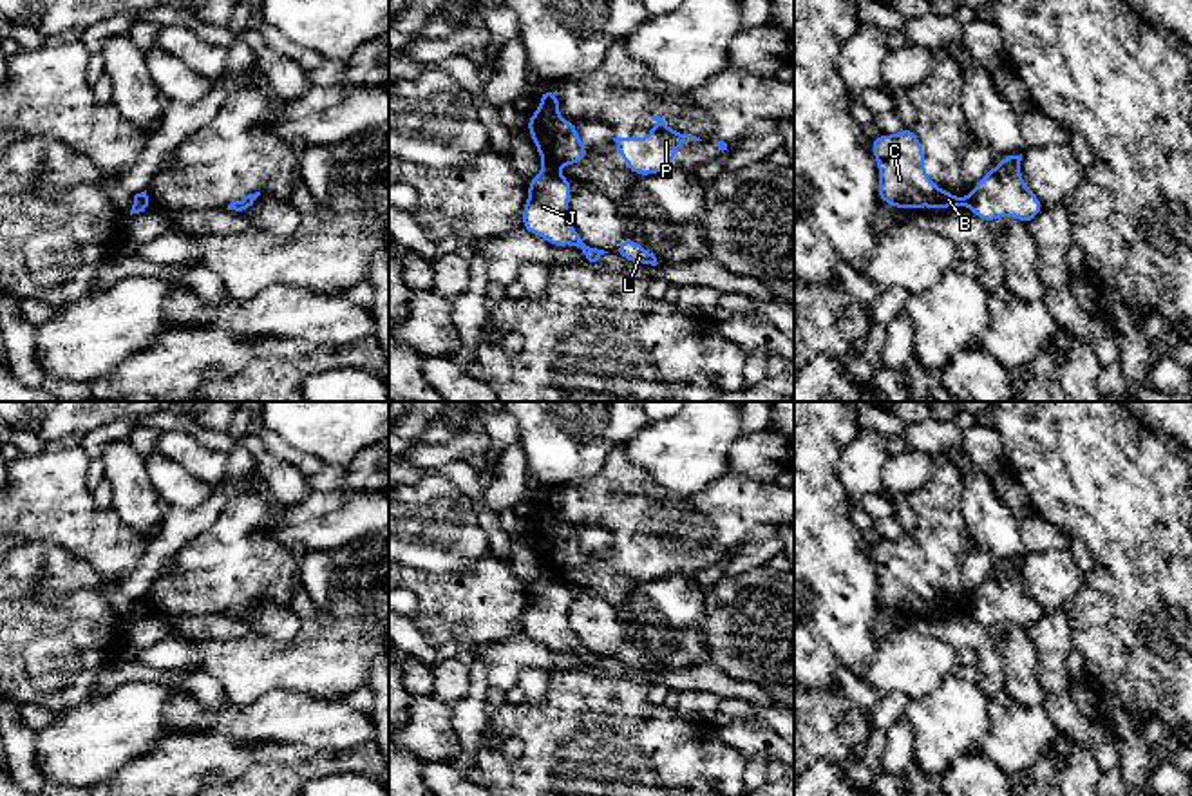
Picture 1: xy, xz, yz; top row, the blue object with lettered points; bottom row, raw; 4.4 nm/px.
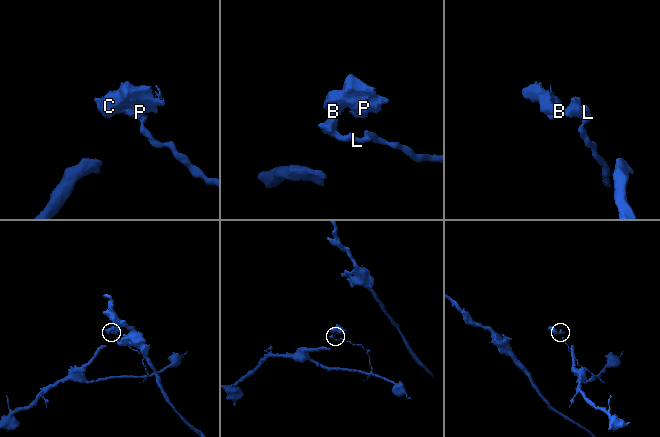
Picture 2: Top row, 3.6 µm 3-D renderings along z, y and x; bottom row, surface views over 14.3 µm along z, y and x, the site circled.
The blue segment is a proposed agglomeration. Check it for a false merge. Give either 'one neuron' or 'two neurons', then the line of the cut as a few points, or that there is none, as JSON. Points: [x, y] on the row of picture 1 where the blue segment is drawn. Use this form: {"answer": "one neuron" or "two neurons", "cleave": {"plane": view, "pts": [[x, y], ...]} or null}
{"answer": "two neurons", "cleave": {"plane": "xz", "pts": [[545, 167], [558, 174]]}}

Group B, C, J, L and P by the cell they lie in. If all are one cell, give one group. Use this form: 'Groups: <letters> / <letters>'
Groups: B C P / J L

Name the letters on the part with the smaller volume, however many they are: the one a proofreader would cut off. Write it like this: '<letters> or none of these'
B, C, P

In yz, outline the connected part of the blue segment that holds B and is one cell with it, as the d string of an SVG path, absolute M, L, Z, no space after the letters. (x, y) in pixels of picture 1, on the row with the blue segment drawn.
M913 128L881 134L870 141L877 161L881 203L899 210L968 206L970 195L957 197L939 188L924 172L924 148Z

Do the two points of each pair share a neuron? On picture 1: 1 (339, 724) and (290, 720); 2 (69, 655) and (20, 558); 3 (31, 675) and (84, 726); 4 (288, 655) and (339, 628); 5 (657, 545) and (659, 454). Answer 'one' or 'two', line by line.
1: one
2: one
3: two
4: one
5: two

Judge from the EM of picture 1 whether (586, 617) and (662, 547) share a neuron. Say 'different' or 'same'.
different

